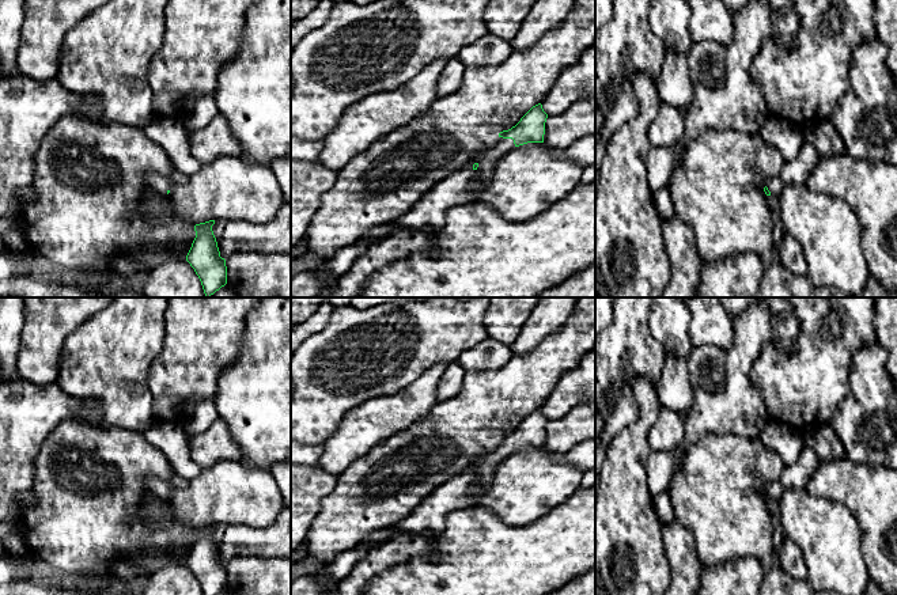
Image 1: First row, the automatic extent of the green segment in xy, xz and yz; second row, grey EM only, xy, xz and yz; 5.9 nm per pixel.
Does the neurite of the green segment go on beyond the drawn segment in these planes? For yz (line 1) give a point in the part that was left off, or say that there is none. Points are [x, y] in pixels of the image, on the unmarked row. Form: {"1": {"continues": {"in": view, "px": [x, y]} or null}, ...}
{"1": {"continues": {"in": "yz", "px": [797, 476]}}}

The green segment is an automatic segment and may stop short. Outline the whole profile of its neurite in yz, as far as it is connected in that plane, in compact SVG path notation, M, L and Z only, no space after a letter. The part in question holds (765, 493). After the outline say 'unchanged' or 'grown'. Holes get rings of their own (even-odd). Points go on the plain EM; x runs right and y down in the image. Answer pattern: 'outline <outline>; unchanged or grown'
outline M807 444L802 448L799 458L788 466L784 466L780 477L772 482L764 492L767 500L780 500L783 492L788 488L806 489L806 485L821 463L817 452Z; grown

